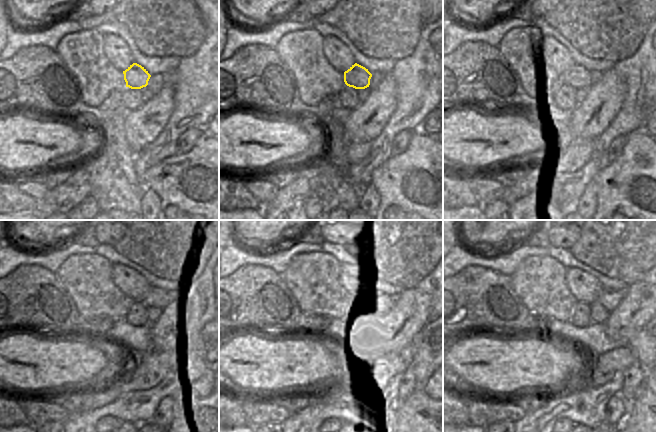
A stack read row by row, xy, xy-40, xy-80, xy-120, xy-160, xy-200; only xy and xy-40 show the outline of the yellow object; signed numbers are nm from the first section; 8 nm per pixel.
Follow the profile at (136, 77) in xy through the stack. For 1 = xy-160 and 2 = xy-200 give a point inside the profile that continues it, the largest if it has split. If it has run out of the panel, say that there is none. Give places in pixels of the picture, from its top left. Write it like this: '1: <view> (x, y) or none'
1: xy-160 (384, 299)
2: xy-200 (609, 299)

